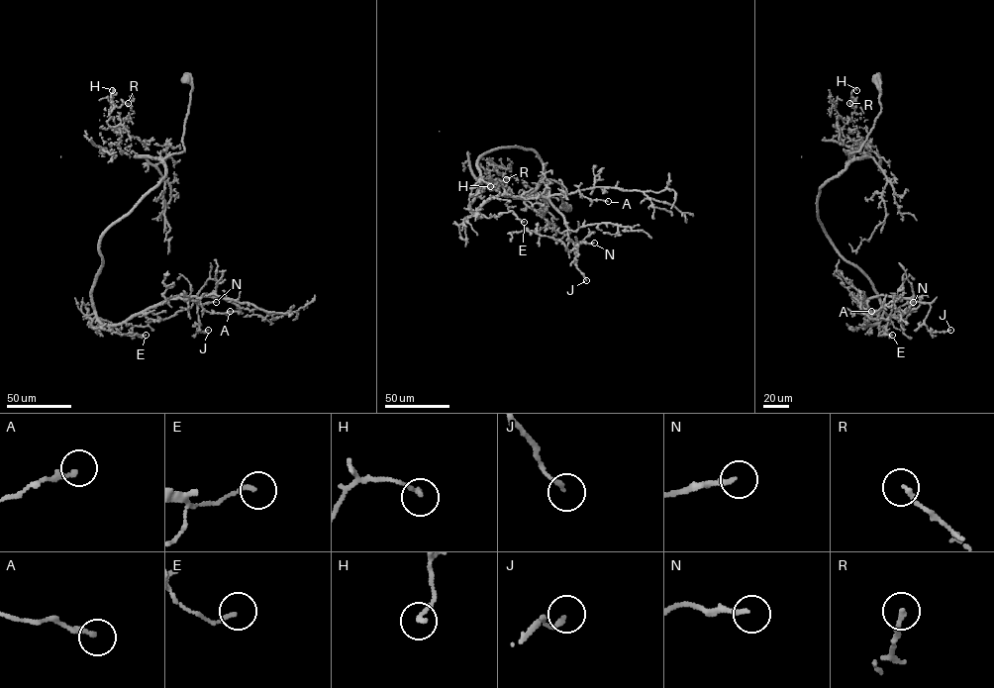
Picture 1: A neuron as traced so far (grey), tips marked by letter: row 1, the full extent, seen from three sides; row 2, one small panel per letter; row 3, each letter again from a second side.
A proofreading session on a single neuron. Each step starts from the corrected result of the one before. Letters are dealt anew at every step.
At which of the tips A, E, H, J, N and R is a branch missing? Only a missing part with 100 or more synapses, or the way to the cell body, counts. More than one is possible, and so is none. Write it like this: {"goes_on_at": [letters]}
{"goes_on_at": []}

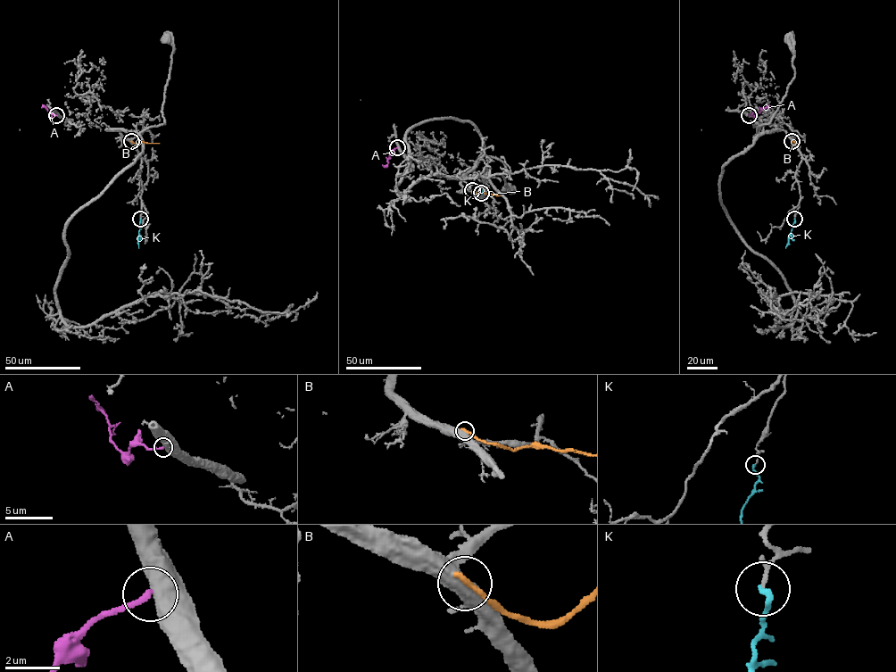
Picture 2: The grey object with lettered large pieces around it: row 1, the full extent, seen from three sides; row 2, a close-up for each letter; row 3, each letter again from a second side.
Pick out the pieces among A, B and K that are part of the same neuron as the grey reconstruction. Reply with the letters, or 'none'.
K

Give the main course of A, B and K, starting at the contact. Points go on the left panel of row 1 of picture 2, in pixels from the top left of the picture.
A: (56, 115), (50, 116), (45, 106), (41, 107)
B: (131, 141), (159, 143)
K: (140, 219), (139, 248)

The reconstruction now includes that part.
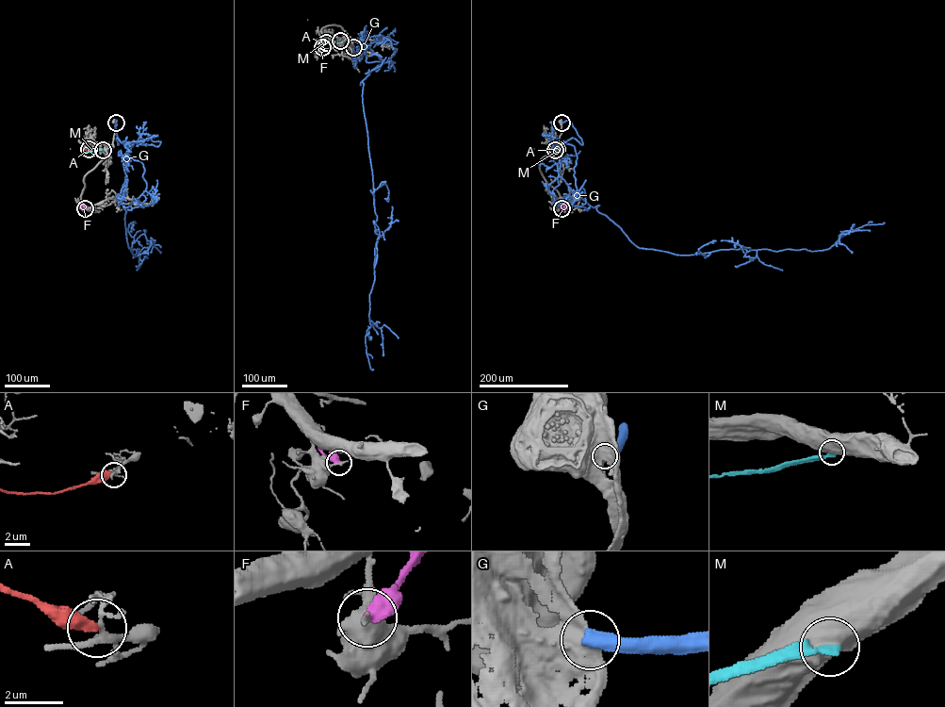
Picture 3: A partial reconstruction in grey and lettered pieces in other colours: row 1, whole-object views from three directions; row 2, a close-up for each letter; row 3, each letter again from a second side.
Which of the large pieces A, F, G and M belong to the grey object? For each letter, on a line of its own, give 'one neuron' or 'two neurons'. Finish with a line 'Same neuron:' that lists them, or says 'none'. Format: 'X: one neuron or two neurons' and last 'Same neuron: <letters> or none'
A: two neurons
F: two neurons
G: two neurons
M: two neurons
Same neuron: none

